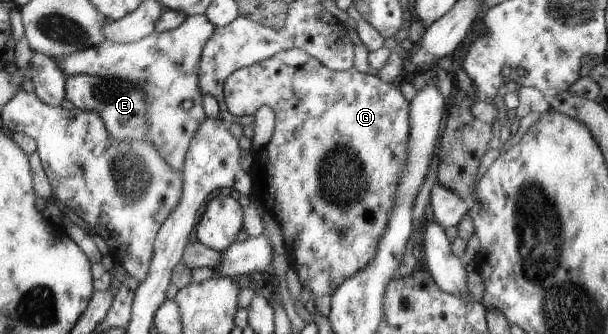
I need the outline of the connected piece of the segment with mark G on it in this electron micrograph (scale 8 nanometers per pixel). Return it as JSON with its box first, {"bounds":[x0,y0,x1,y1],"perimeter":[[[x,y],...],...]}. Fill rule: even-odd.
{"bounds":[223,47,411,298],"perimeter":[[[296,47],[280,51],[262,62],[234,70],[226,78],[223,91],[226,108],[234,118],[253,115],[262,106],[268,106],[274,110],[276,122],[272,138],[262,151],[254,154],[253,160],[251,160],[252,166],[249,175],[254,183],[252,194],[264,211],[271,214],[279,223],[290,266],[298,274],[301,284],[310,290],[310,294],[314,298],[320,298],[326,294],[332,295],[347,278],[362,270],[379,253],[380,238],[388,230],[388,220],[392,218],[392,208],[396,204],[396,186],[399,185],[400,176],[404,174],[404,162],[408,156],[408,140],[411,137],[410,102],[404,98],[398,86],[394,86],[394,83],[383,82],[378,75],[361,73],[354,67],[352,70],[345,71],[330,70],[319,59]]]}

